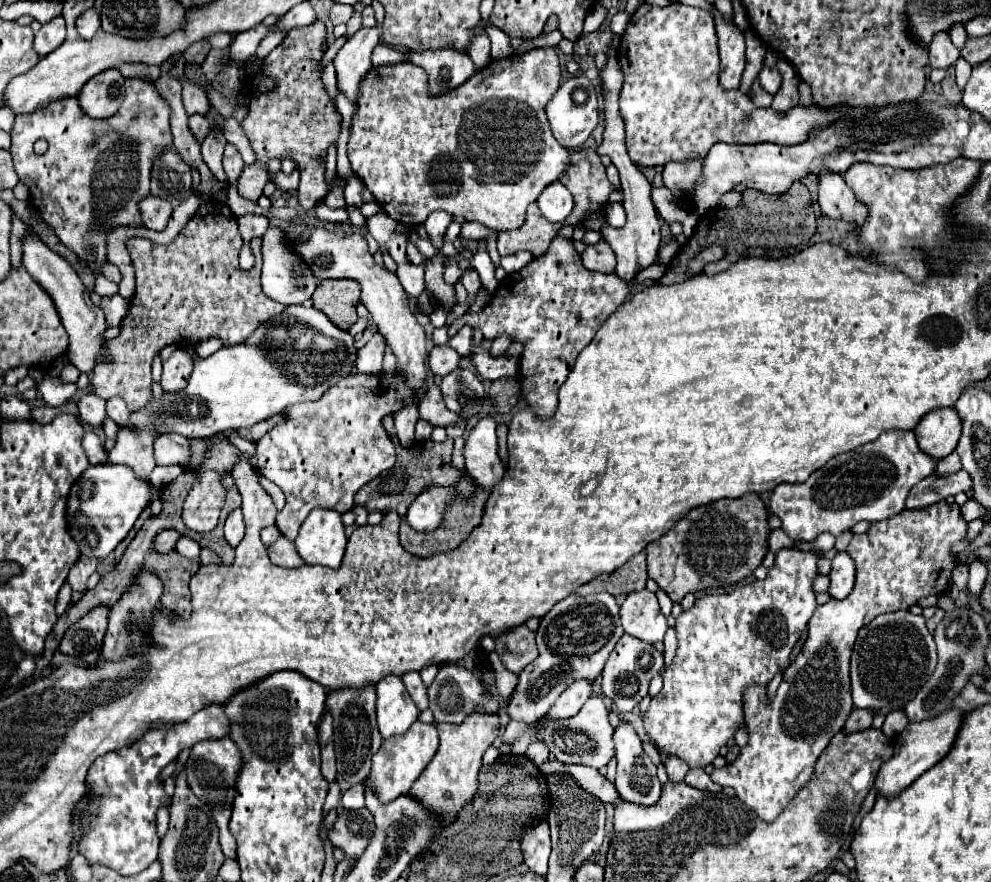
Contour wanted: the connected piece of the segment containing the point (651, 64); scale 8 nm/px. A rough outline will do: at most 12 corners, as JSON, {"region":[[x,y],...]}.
{"region":[[642,5],[618,49],[638,167],[800,145],[850,115],[718,83],[712,15]]}

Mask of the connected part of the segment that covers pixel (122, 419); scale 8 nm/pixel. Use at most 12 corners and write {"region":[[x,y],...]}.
{"region":[[110,399],[106,413],[120,427],[126,427],[130,411],[122,399]]}

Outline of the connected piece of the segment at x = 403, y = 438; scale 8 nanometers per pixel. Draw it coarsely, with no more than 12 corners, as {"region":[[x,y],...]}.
{"region":[[406,403],[392,413],[402,447],[414,443],[418,405]]}

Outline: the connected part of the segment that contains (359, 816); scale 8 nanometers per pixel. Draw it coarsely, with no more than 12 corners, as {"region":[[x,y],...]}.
{"region":[[366,807],[340,809],[330,831],[348,857],[366,851],[374,819]]}

